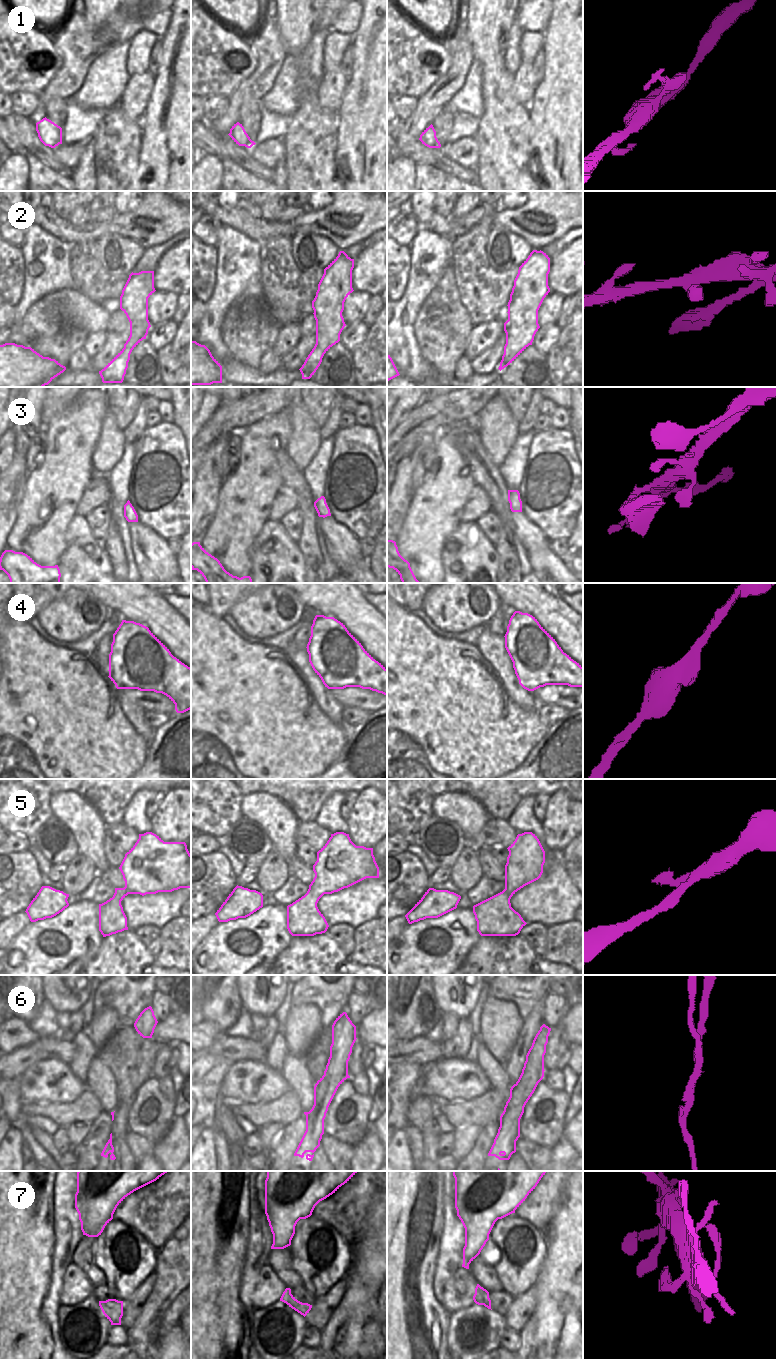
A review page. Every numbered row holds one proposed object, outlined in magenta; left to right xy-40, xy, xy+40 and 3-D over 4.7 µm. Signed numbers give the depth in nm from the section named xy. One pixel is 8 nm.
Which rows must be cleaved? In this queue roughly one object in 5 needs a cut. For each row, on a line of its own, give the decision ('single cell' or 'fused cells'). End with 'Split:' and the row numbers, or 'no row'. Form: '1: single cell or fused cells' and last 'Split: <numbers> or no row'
1: single cell
2: single cell
3: single cell
4: single cell
5: single cell
6: fused cells
7: single cell
Split: 6

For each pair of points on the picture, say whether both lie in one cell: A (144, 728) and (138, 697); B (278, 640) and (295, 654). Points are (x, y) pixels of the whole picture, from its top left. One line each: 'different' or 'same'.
A: different
B: different

